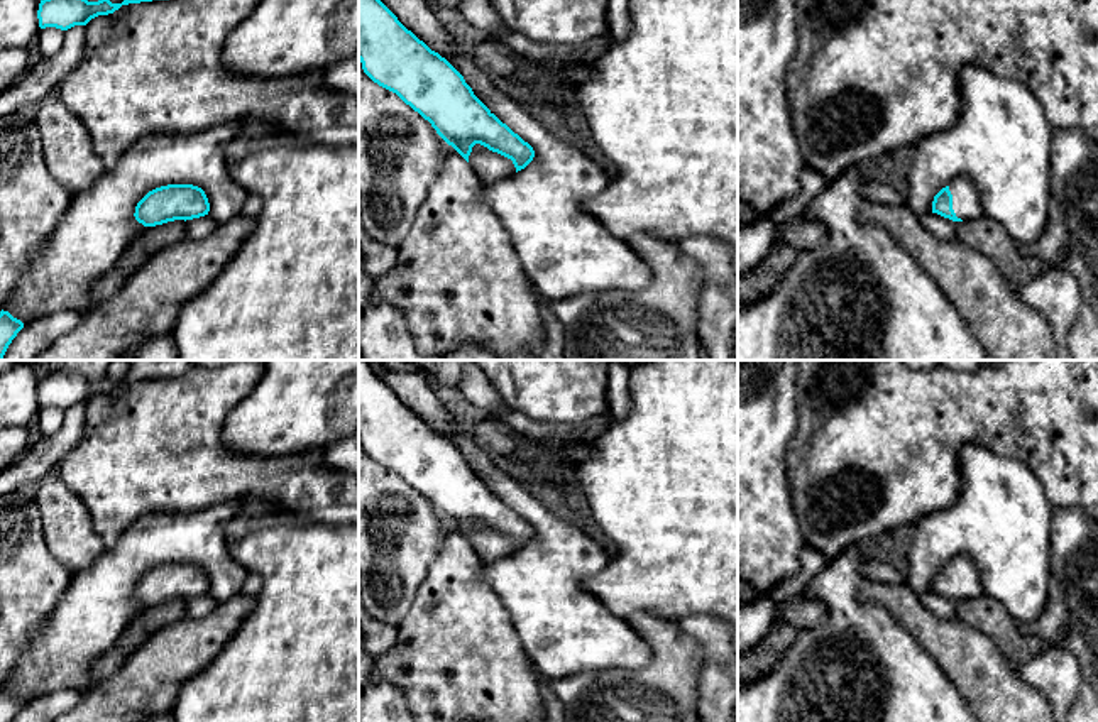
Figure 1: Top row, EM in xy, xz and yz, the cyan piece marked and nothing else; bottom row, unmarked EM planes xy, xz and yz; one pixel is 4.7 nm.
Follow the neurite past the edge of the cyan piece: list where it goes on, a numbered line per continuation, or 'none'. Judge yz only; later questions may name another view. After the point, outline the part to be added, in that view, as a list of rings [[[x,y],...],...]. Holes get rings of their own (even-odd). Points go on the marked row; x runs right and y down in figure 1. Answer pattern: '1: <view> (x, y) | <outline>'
1: yz (966, 205) | [[[959,176],[949,184],[953,194],[953,210],[961,220],[976,220],[983,216],[980,194],[974,184],[966,178]]]

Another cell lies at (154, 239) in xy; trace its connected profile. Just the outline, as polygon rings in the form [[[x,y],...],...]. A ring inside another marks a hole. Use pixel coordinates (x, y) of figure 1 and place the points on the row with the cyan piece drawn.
[[[184,220],[145,227],[145,230],[122,252],[117,264],[93,284],[93,301],[103,303],[112,299],[154,254],[183,238],[186,238]]]

